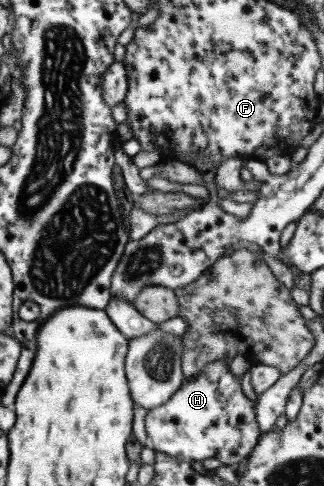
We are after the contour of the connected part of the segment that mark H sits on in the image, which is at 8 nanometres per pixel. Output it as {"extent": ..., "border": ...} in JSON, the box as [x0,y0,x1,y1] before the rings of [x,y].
{"extent":[143,361,258,466],"border":[[[225,361],[208,363],[195,379],[184,379],[163,405],[147,410],[143,423],[149,448],[187,463],[213,457],[225,466],[237,464],[258,441],[254,403],[243,394]]]}

